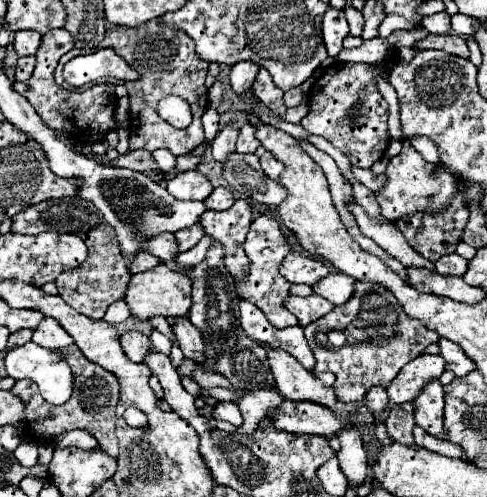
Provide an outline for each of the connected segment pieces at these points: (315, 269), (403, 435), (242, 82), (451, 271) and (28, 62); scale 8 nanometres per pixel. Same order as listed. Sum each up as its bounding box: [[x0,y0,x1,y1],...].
[[279,253,329,285],[385,401,415,445],[231,61,259,93],[435,253,467,277],[15,57,35,81]]

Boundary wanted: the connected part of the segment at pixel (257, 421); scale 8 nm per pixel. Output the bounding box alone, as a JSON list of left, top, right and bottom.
[237,389,283,435]

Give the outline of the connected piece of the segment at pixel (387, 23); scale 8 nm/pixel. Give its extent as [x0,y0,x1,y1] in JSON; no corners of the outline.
[379,15,415,37]

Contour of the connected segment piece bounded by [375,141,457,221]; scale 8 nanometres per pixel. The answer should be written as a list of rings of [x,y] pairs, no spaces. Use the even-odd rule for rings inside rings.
[[[403,141],[403,151],[389,161],[387,177],[387,185],[375,195],[381,205],[381,215],[391,221],[417,211],[441,211],[443,207],[449,207],[451,197],[457,193],[455,177],[441,165],[427,163],[409,141]]]

